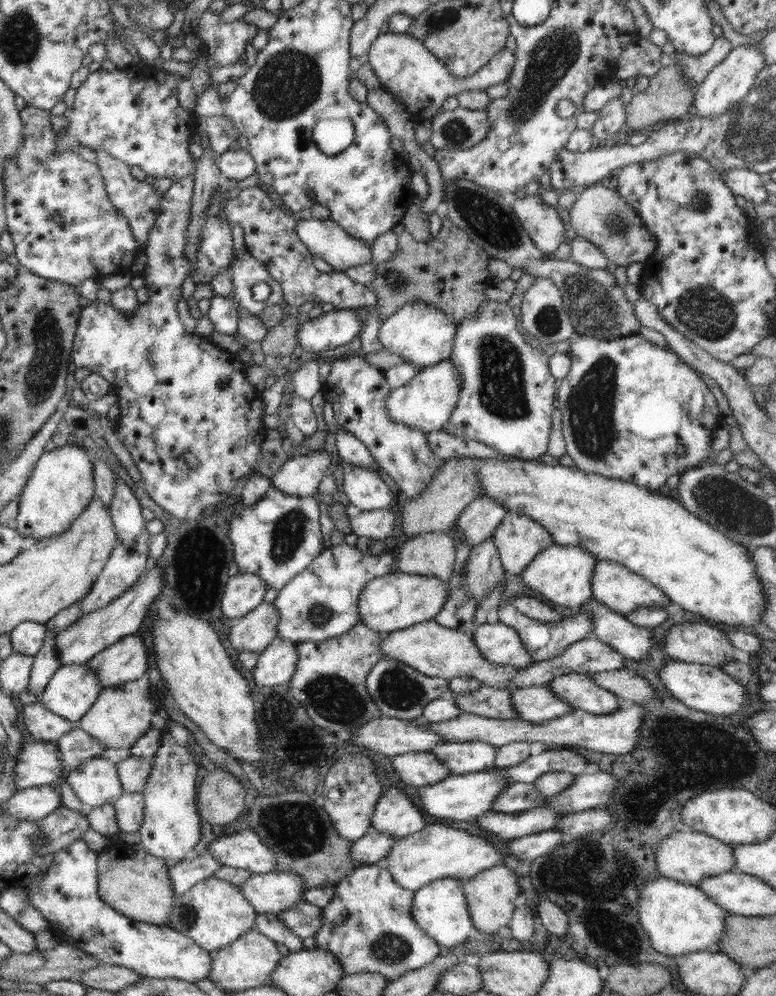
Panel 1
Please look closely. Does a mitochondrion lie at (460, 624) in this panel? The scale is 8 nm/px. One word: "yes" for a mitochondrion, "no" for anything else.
no

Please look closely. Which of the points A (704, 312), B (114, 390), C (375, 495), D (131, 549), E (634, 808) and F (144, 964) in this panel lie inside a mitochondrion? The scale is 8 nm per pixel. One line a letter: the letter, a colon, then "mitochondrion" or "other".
A: mitochondrion
B: other
C: other
D: other
E: other
F: other

